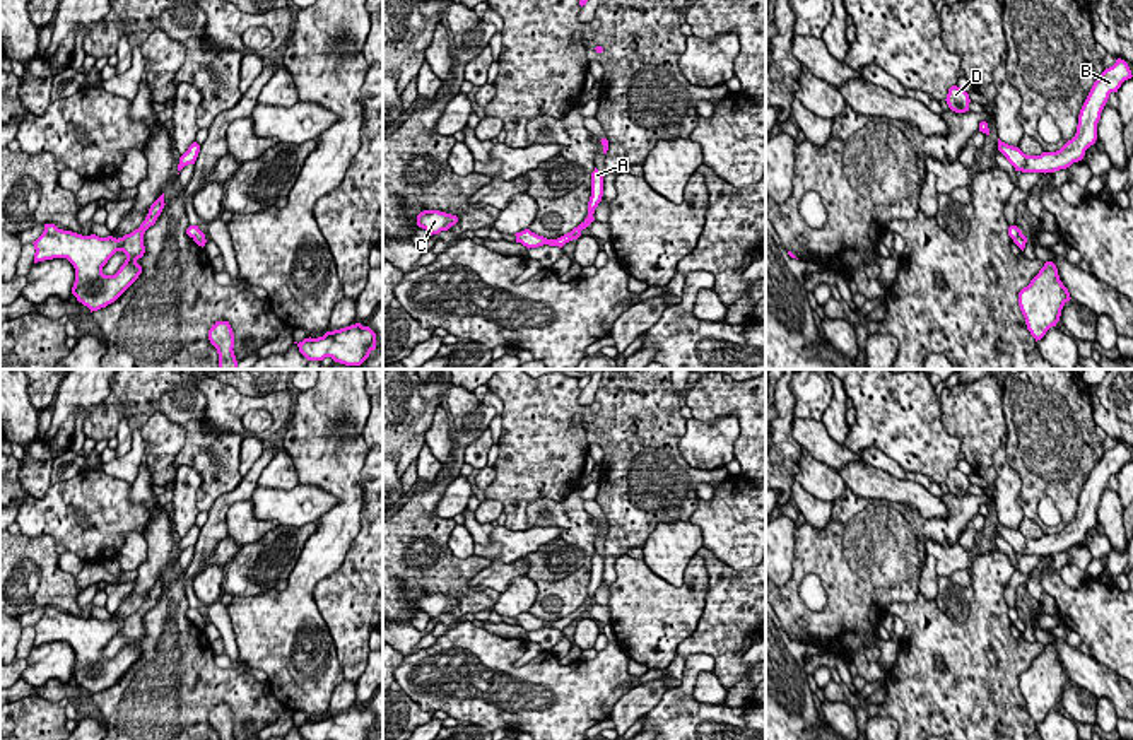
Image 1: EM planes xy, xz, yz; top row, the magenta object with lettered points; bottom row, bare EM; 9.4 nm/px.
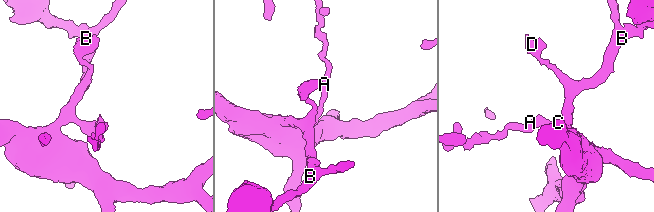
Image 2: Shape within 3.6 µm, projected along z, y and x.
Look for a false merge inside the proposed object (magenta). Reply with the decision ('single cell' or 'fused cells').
single cell

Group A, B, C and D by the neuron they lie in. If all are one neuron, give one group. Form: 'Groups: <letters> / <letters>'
Groups: A B C D

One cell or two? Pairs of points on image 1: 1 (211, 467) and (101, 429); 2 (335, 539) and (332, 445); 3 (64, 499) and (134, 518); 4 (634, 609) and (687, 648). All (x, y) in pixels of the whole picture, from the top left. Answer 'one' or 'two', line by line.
1: one
2: one
3: one
4: two

